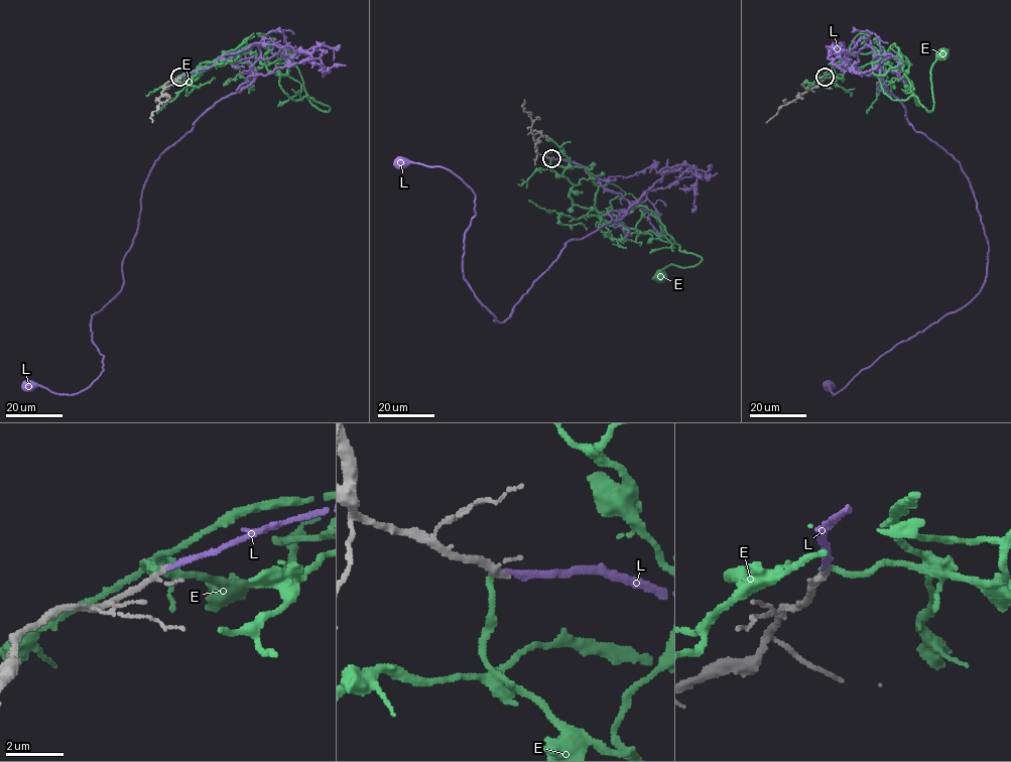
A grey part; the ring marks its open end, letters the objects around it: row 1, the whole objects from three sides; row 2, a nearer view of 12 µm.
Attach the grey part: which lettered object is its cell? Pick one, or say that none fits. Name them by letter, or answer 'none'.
L

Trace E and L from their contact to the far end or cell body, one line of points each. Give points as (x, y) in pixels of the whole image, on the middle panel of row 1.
E: (551, 158), (573, 185), (573, 204), (620, 217), (644, 206), (681, 251), (702, 259), (659, 275)
L: (551, 158), (582, 164), (632, 209), (570, 240), (505, 322), (464, 278), (475, 195), (444, 167), (400, 162)

